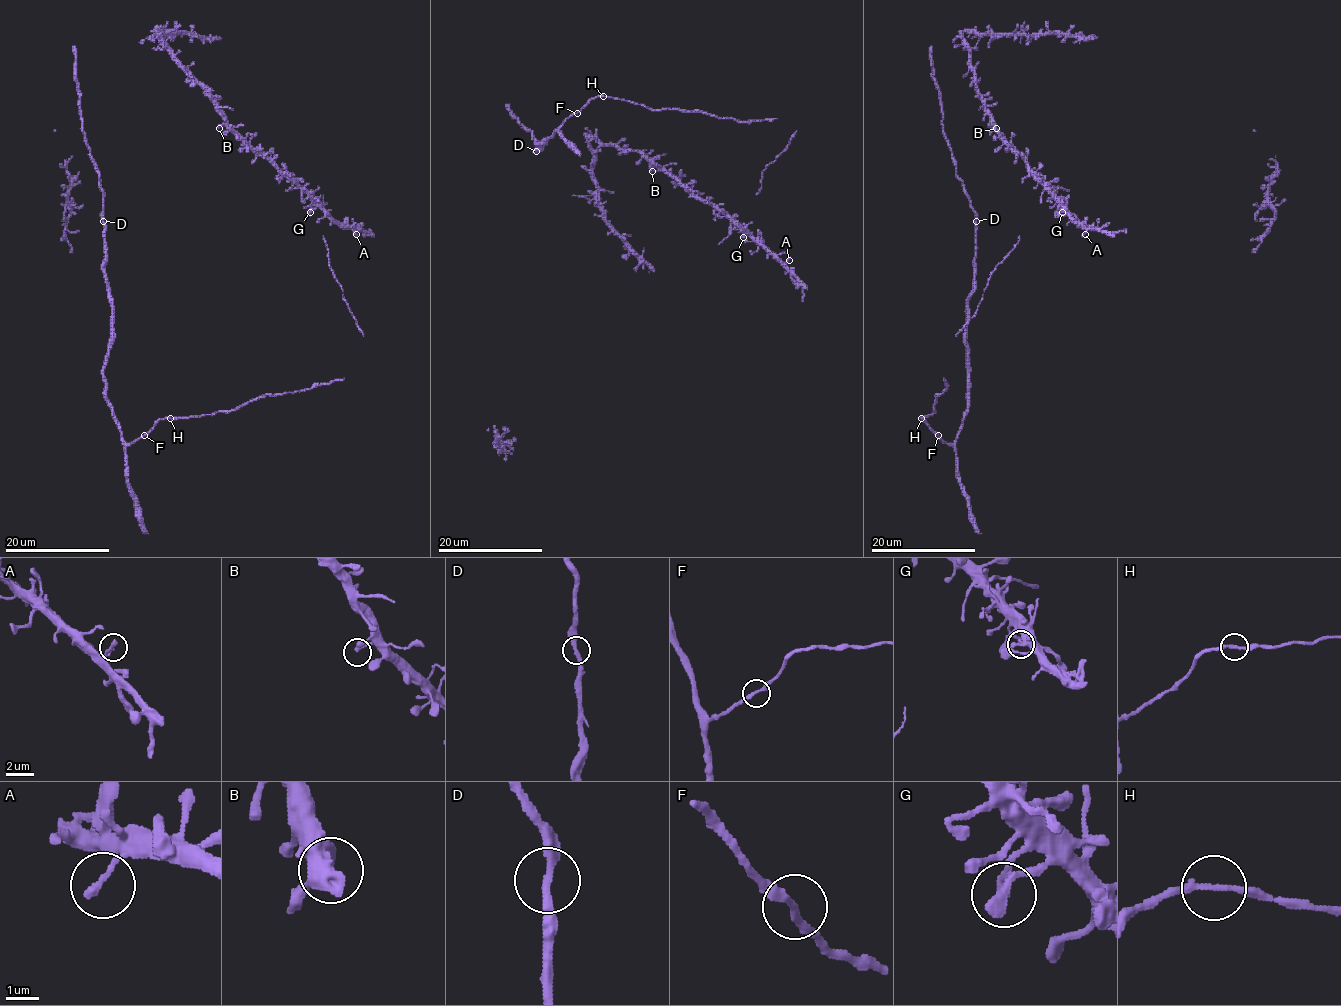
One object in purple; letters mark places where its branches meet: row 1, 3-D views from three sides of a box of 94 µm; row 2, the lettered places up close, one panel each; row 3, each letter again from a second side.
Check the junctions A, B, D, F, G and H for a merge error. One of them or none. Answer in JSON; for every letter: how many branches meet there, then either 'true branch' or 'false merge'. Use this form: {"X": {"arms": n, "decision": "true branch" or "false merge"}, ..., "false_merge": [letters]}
{"A": {"arms": 1, "decision": "true branch"}, "B": {"arms": 1, "decision": "true branch"}, "D": {"arms": 2, "decision": "true branch"}, "F": {"arms": 2, "decision": "true branch"}, "G": {"arms": 1, "decision": "true branch"}, "H": {"arms": 2, "decision": "true branch"}, "false_merge": []}

